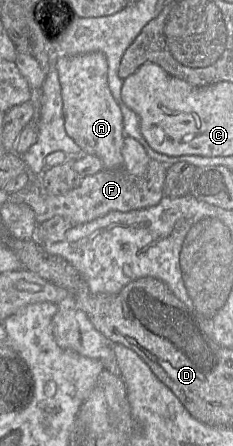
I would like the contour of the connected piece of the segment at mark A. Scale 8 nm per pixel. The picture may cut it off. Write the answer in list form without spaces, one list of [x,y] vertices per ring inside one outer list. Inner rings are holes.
[[[101,52],[75,56],[59,55],[56,67],[61,86],[66,133],[84,154],[98,157],[103,169],[122,169],[122,147],[125,137],[123,117],[108,86],[108,65],[105,55]]]

